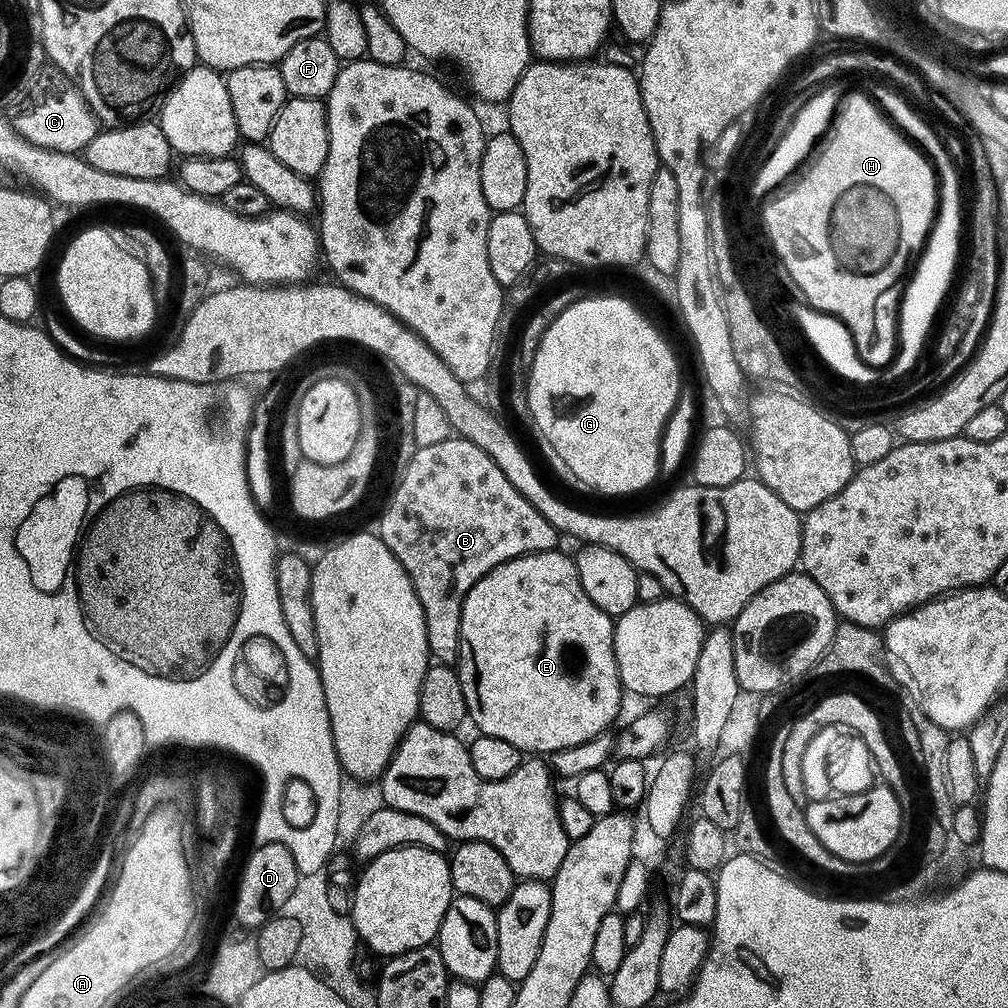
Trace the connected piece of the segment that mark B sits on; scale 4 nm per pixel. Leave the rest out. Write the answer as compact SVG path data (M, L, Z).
M449 438L446 442L438 442L434 446L417 448L404 472L398 476L396 481L398 481L396 489L393 490L392 497L389 498L388 505L385 506L384 513L380 516L378 535L384 545L392 551L394 558L398 558L398 562L404 567L414 586L416 597L424 611L431 659L441 665L452 666L460 659L460 627L462 626L462 606L466 594L483 576L490 574L490 570L502 566L507 560L513 560L519 556L529 556L531 552L553 551L557 547L558 533L554 526L550 526L550 522L546 522L546 518L542 518L542 514L538 514L538 510L534 510L534 506L530 506L530 502L526 502L526 498L522 498L522 494L518 494L518 490L514 490L514 486L510 486L510 482L506 482L506 474L502 474L502 470L498 470L496 463L481 448L474 446L474 442L463 438Z

